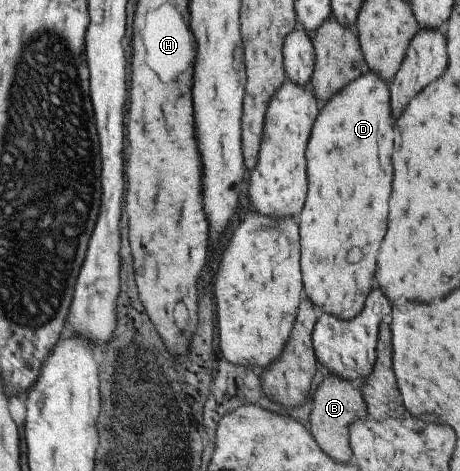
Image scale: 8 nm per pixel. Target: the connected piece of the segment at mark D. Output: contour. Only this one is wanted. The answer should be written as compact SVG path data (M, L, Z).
M369 71L325 103L307 143L307 197L297 225L303 291L315 307L340 320L352 320L373 287L375 255L387 227L391 143L387 85Z

